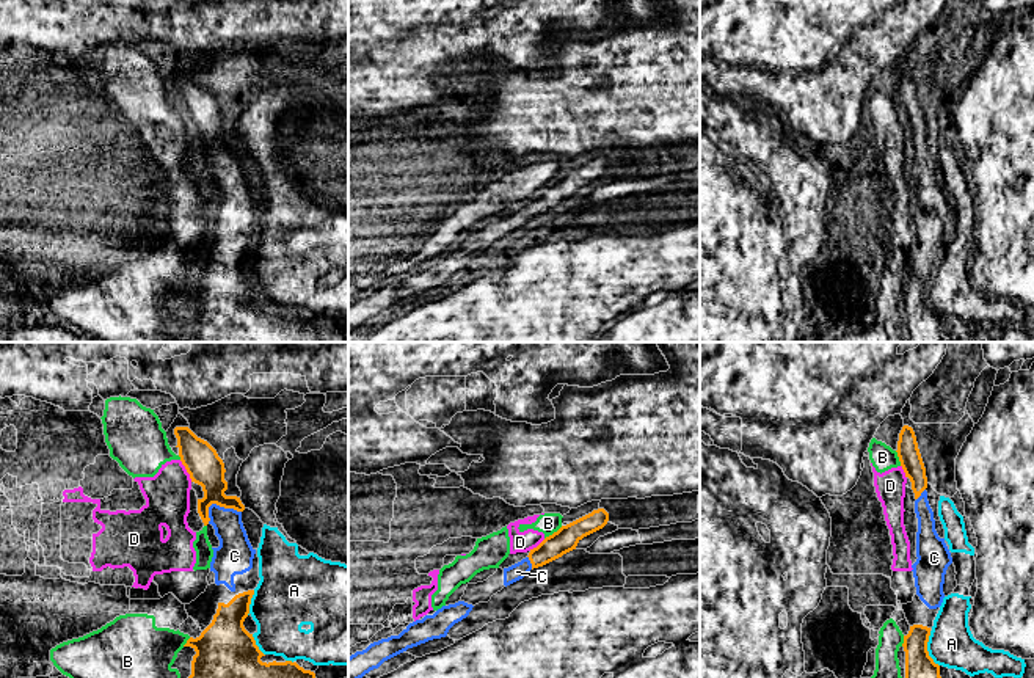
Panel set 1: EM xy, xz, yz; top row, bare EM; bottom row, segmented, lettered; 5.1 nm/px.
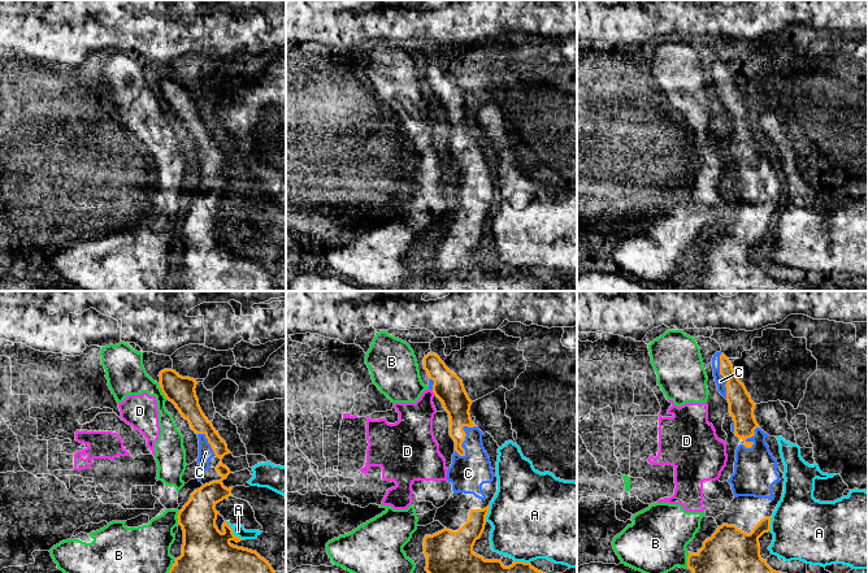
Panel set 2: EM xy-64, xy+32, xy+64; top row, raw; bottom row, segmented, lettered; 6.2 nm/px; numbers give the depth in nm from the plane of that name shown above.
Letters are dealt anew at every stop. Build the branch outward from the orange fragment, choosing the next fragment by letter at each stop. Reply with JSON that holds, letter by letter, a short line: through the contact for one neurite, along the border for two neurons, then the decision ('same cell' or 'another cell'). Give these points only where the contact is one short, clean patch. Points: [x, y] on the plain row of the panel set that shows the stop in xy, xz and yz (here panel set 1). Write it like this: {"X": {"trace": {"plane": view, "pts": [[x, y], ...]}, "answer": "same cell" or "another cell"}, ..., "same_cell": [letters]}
{"A": {"answer": "another cell"}, "B": {"answer": "another cell"}, "C": {"answer": "same cell"}, "D": {"trace": {"plane": "xy", "pts": [[179, 109], [192, 129]]}, "answer": "another cell"}, "same_cell": ["C"]}

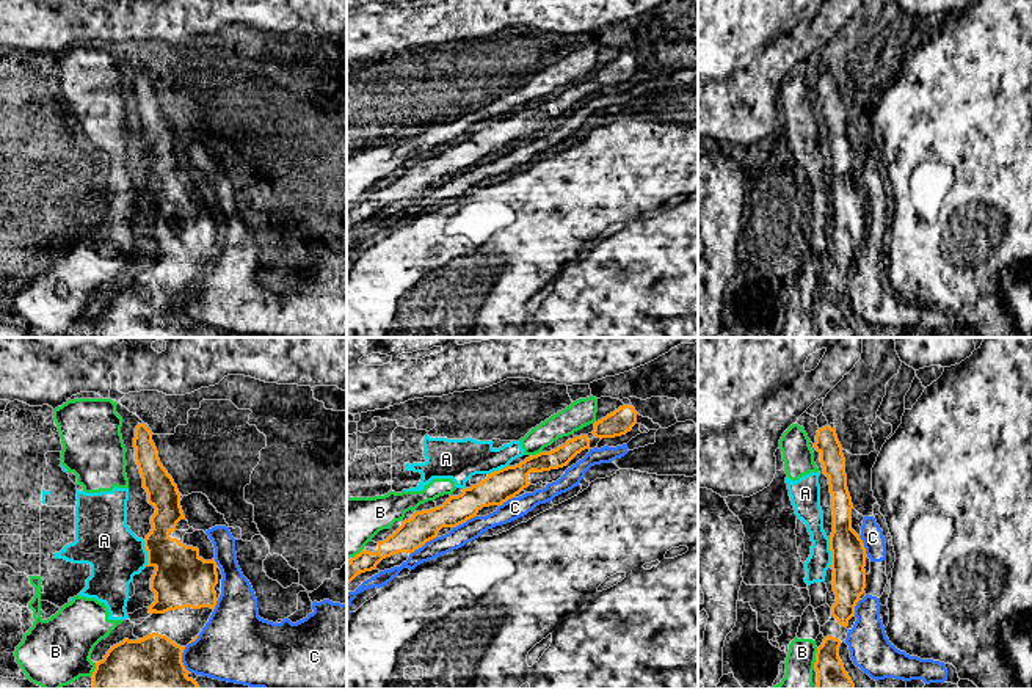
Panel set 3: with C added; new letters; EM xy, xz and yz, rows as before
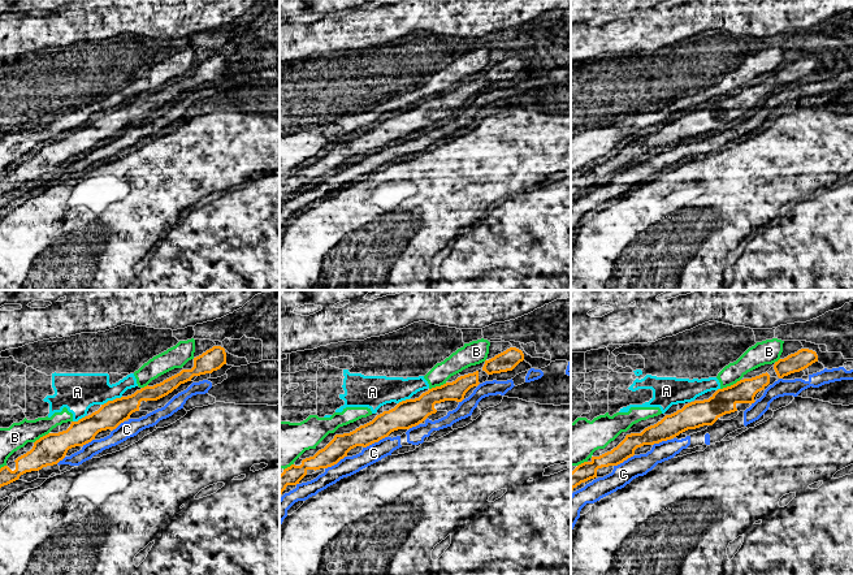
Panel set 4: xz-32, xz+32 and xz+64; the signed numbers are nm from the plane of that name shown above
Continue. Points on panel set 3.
{"A": {"answer": "another cell"}, "B": {"answer": "another cell"}, "C": {"answer": "another cell"}, "same_cell": []}

